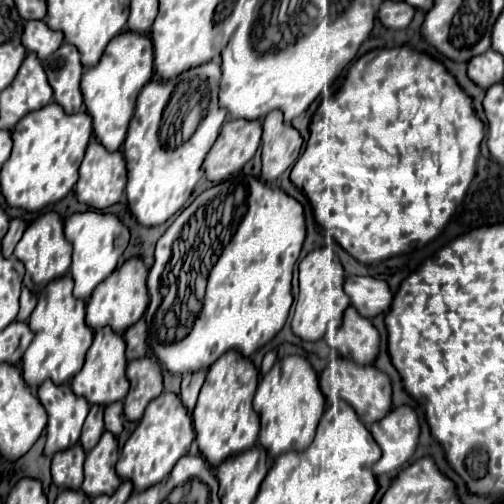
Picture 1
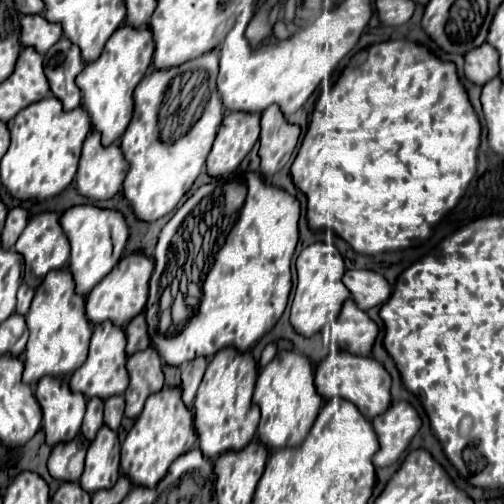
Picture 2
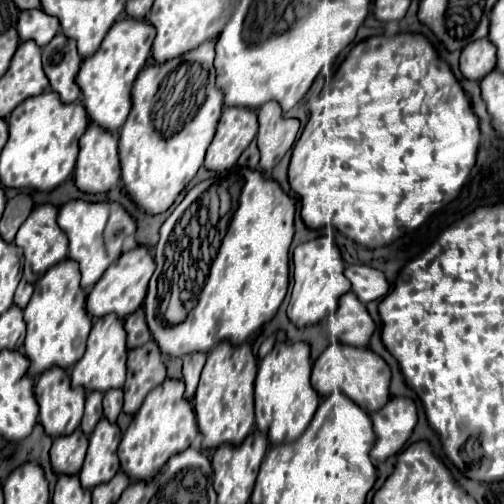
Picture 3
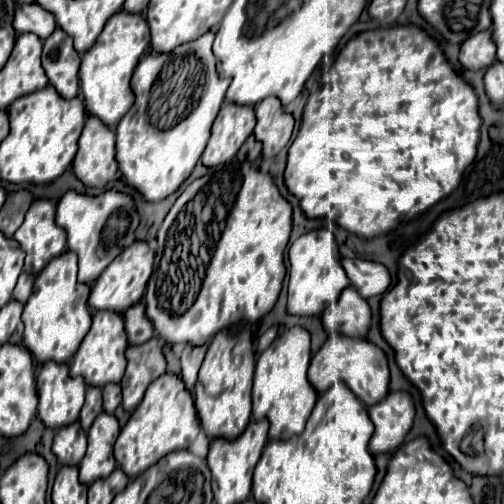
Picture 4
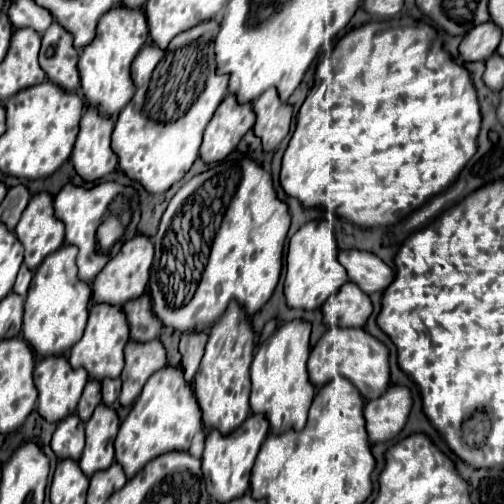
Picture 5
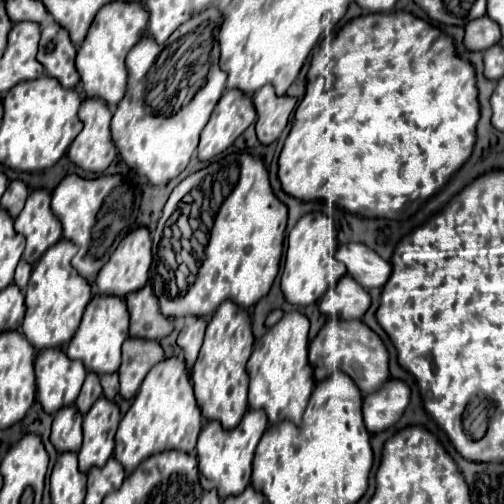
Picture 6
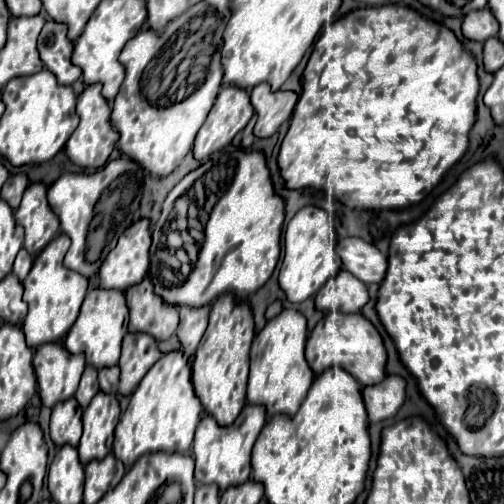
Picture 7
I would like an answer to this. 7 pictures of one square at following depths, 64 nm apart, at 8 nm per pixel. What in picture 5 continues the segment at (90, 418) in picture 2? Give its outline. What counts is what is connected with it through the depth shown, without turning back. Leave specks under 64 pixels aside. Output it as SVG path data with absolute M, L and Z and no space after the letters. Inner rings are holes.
M90 380L82 392L82 398L80 398L80 404L78 404L78 416L82 422L88 422L94 408L102 402L102 396L100 396L100 382L96 380Z

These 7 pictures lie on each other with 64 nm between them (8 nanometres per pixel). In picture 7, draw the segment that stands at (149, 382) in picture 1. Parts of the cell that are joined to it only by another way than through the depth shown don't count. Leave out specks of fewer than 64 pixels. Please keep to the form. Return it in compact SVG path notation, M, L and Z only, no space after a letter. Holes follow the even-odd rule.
M142 332L126 334L122 342L120 356L120 394L130 396L136 390L136 384L144 378L148 368L162 356L158 342Z

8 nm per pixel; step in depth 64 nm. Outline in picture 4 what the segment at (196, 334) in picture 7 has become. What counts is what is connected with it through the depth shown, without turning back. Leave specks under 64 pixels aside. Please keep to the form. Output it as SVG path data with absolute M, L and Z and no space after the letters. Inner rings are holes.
M184 346L184 350L182 350L182 380L188 388L188 392L194 390L204 354L206 354L206 346Z

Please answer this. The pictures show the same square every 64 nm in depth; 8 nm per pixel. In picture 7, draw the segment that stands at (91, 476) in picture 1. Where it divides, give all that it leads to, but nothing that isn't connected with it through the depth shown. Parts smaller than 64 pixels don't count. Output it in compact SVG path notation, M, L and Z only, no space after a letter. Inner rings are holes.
M98 392L82 414L84 434L78 444L82 464L88 464L88 460L102 460L110 452L108 440L114 434L118 418L120 406L116 396Z

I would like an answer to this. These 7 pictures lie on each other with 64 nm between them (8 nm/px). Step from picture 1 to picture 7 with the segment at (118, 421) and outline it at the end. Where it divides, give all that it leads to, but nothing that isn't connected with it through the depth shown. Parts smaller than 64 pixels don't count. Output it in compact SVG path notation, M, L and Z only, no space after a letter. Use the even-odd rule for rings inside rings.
M118 366L98 370L100 390L102 390L102 392L106 392L106 394L114 394L114 392L118 390L118 376L120 376L120 368L118 368Z

